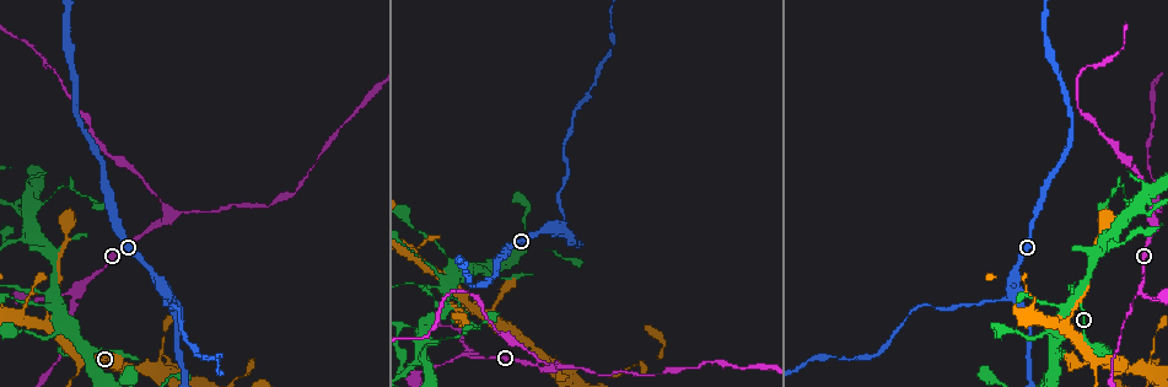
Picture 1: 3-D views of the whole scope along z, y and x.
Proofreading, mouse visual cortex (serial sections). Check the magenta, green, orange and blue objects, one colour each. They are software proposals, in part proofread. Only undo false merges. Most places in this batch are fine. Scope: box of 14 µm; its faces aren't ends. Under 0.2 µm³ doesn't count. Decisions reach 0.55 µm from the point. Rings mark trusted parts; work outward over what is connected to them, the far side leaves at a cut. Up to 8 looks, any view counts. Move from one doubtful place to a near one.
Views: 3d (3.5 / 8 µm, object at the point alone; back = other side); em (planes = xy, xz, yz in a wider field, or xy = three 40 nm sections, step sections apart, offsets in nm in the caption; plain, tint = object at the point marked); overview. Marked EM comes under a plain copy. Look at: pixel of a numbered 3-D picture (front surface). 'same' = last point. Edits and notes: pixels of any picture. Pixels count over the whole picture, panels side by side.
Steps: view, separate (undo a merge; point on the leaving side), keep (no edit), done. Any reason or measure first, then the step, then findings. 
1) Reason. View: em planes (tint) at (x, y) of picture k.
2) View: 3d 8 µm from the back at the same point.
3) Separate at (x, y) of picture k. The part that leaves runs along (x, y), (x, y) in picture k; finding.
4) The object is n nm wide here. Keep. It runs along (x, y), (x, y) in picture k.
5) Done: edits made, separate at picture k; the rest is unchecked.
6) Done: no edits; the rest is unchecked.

Three-way junction. View: 3d 8 µm at (544, 229) of picture 1.

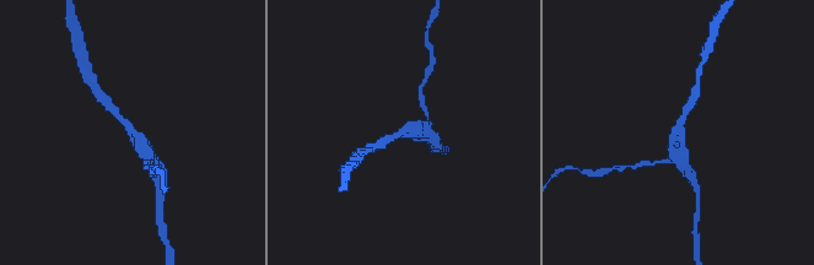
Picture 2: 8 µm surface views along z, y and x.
Zoom in. View: 3d 3.5 µm at (132, 135) of picture 2.

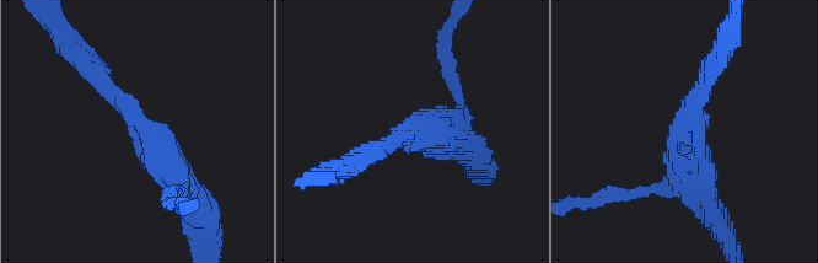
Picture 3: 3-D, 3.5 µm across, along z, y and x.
3 arms meet here; the arms are 250, 250, 300 nm wide. View: em xy step 1 (tint) at (138, 123) of picture 3.

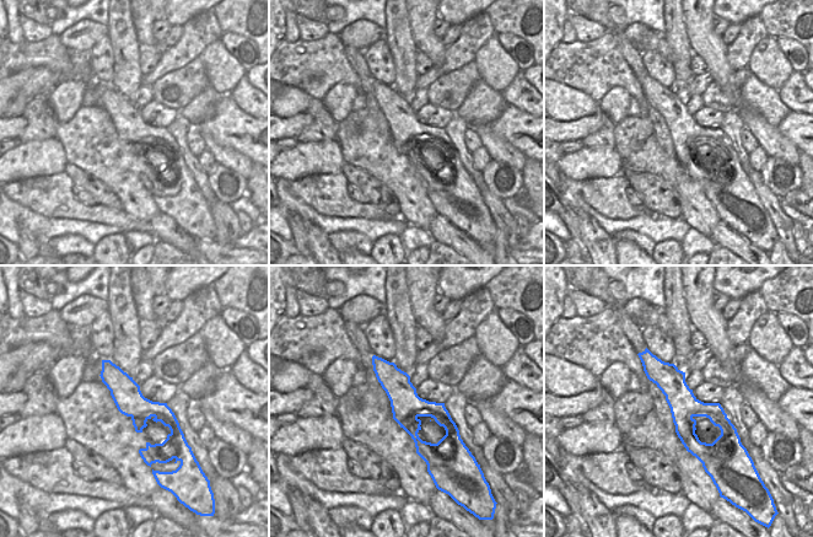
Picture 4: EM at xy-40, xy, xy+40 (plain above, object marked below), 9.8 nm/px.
Keep. It runs along (85, 63), (157, 141), (187, 187) in picture 3; all the same cell.

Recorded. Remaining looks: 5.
Thin neck. View: 3d 8 µm at (167, 216) of picture 1.

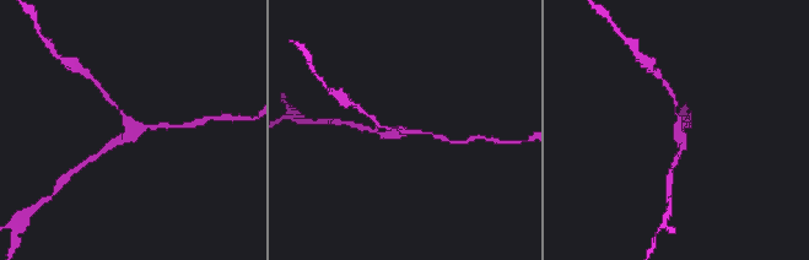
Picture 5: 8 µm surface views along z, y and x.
Zoom in. View: 3d 3.5 µm at (127, 129) of picture 5.

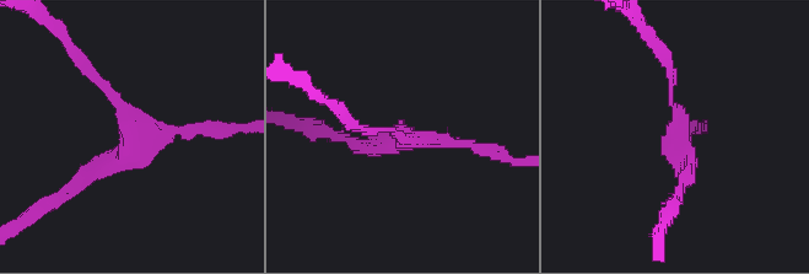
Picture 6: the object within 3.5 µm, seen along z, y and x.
3 arms meet here; the arms are 100, 150, 200 nm wide. View: em planes (tint) at (679, 140) of picture 6.

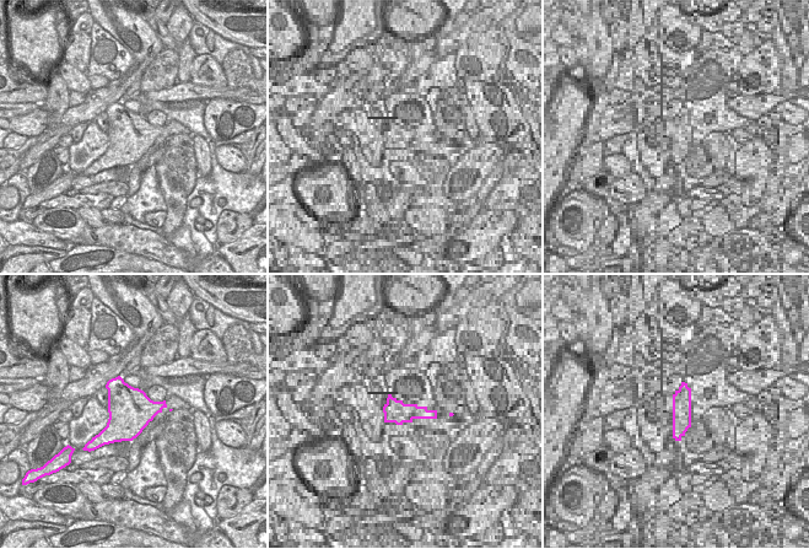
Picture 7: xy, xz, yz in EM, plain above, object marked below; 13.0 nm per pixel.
Keep. It runs along (71, 192), (131, 150), (128, 116), (90, 74) in picture 6; one cell here.

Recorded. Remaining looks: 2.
Sharp bend. View: 3d 3.5 µm from the back at (1109, 233) of picture 1.

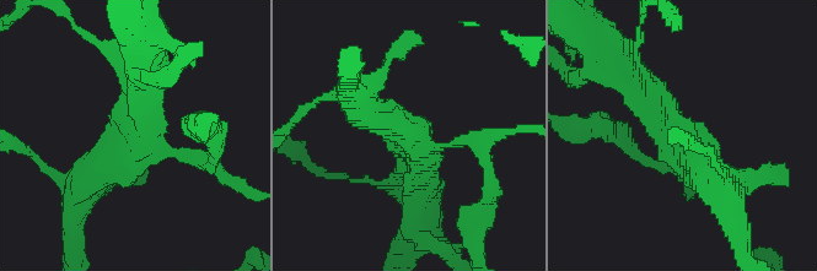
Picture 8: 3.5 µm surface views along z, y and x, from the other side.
3 arms meet here; the arms are 200, 400, 400 nm wide. View: em xy step 3 (tint) at (416, 137) of picture 8.

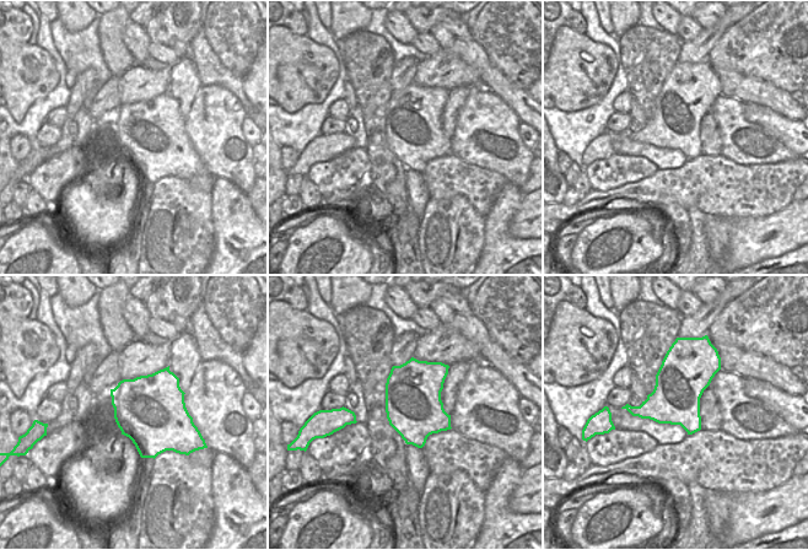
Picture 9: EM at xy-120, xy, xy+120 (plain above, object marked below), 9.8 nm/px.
Keep. It runs along (718, 184), (649, 101), (630, 70) in picture 8; all the same cell.

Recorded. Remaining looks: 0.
Done: no edits; the rest is unchecked.

